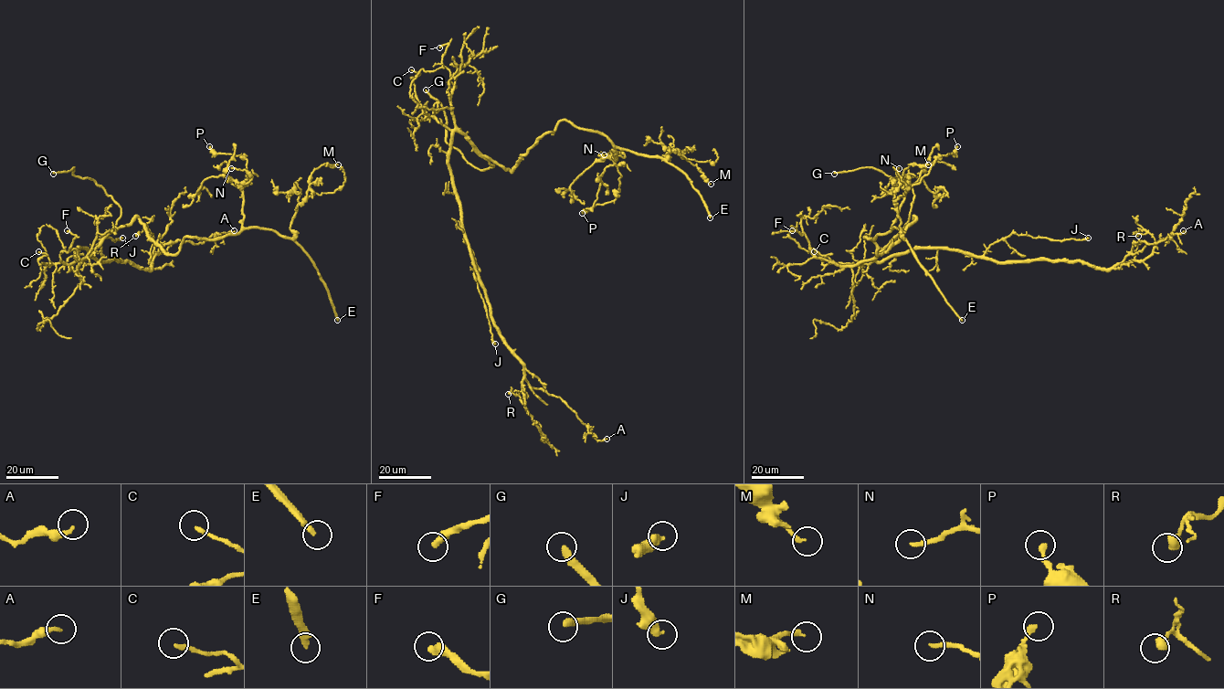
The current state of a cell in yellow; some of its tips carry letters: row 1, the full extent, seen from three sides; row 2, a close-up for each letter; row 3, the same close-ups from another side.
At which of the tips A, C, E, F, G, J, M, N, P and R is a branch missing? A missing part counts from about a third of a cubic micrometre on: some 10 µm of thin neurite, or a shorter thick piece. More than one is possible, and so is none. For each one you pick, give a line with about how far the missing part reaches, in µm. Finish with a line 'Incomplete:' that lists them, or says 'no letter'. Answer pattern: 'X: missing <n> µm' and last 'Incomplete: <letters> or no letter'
E: missing 160 µm
G: missing 20 µm
N: missing 9 µm
Incomplete: E, G, N

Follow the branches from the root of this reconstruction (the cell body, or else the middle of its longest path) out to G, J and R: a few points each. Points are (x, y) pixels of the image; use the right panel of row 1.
G: (875, 256), (908, 221), (913, 196), (912, 188), (903, 179), (889, 176), (871, 167), (834, 174)
J: (875, 256), (884, 261), (915, 249), (945, 249), (982, 256), (1012, 233), (1056, 240), (1088, 238)
R: (875, 256), (945, 249), (1111, 269), (1152, 253), (1154, 238), (1138, 236)

